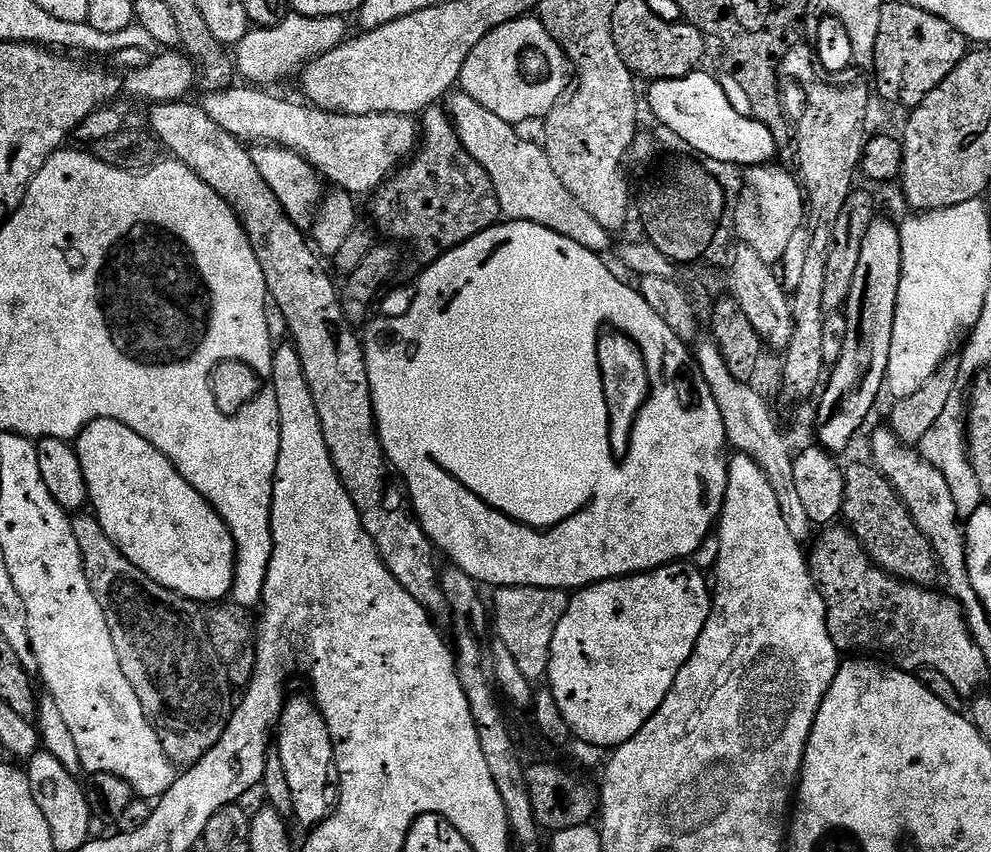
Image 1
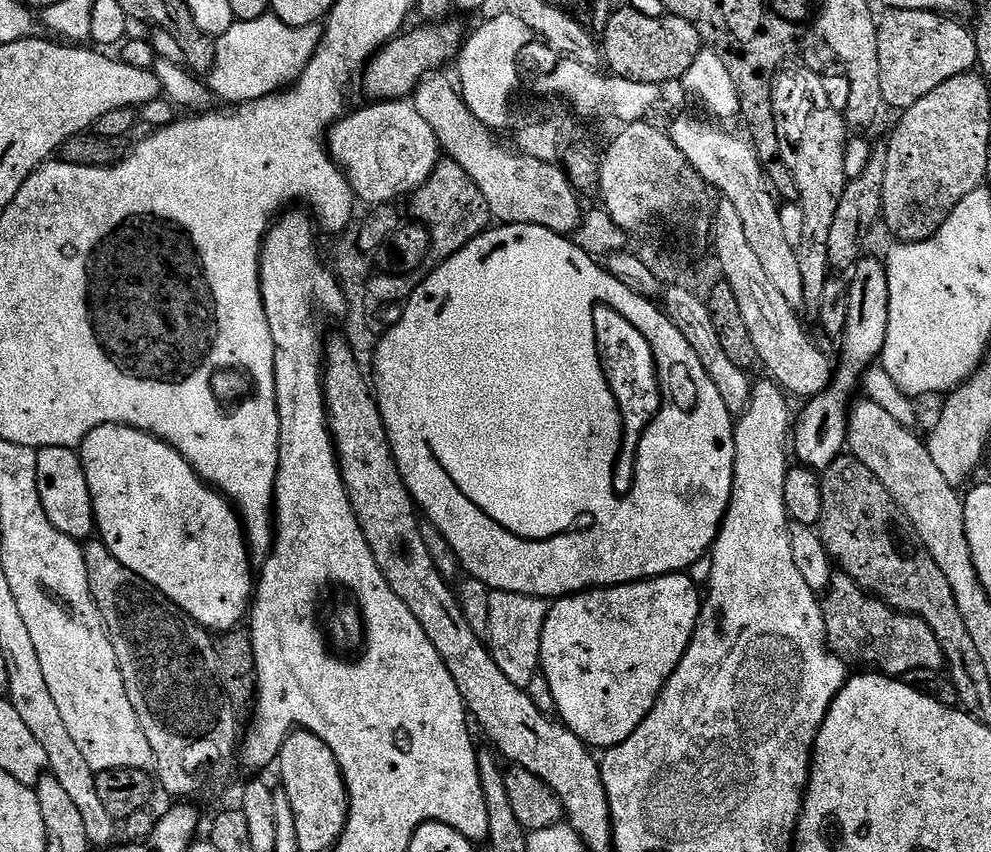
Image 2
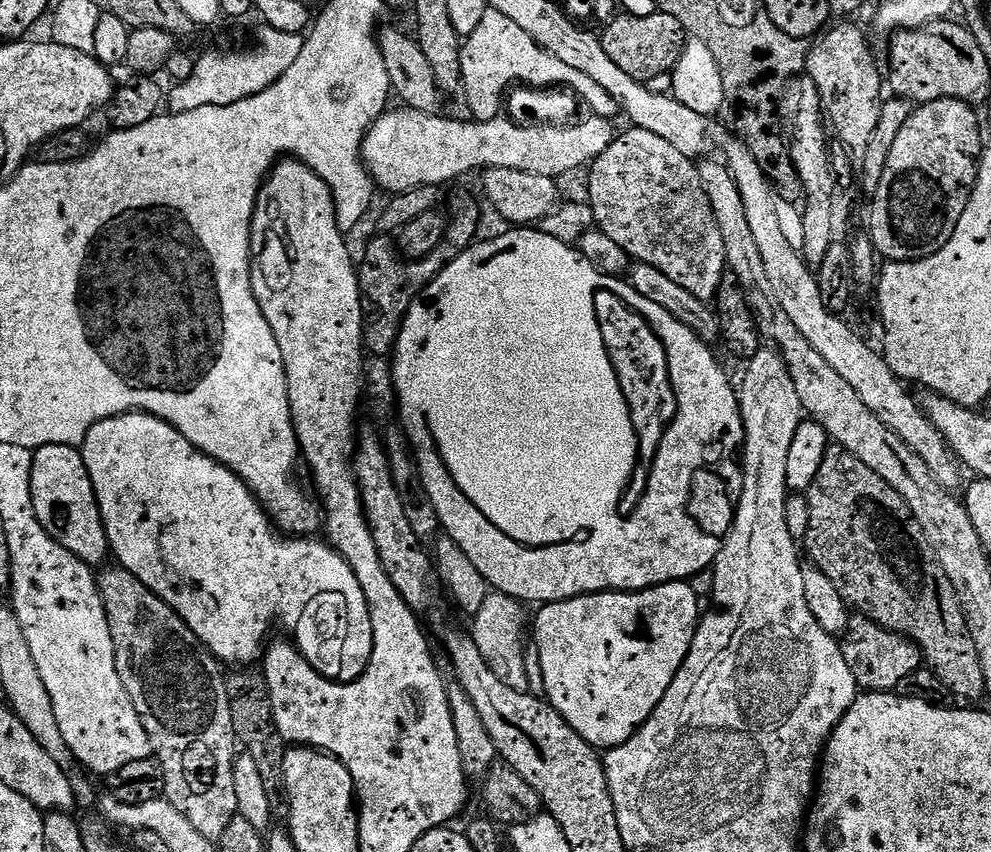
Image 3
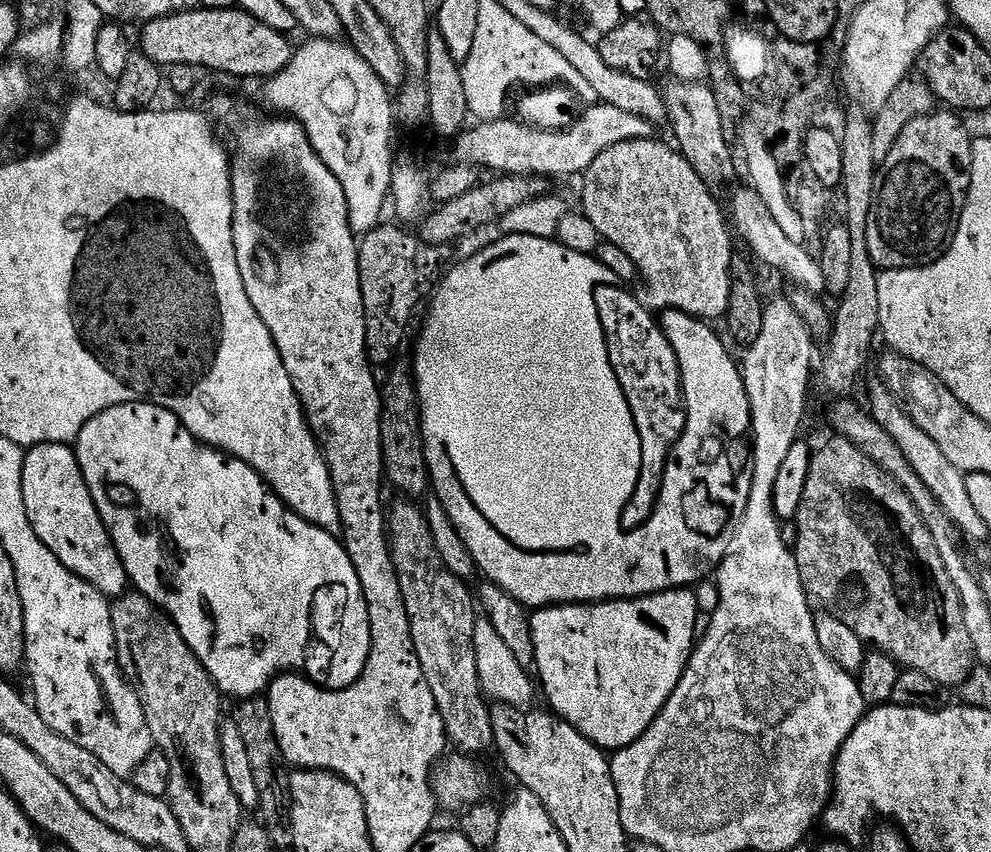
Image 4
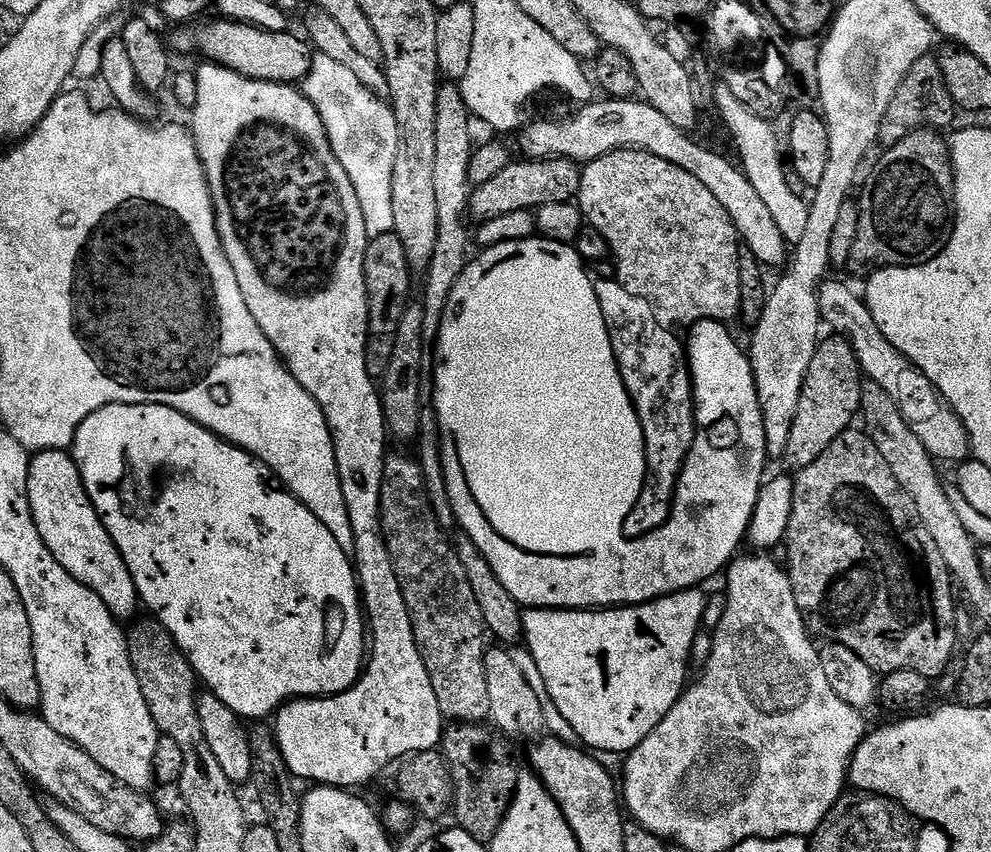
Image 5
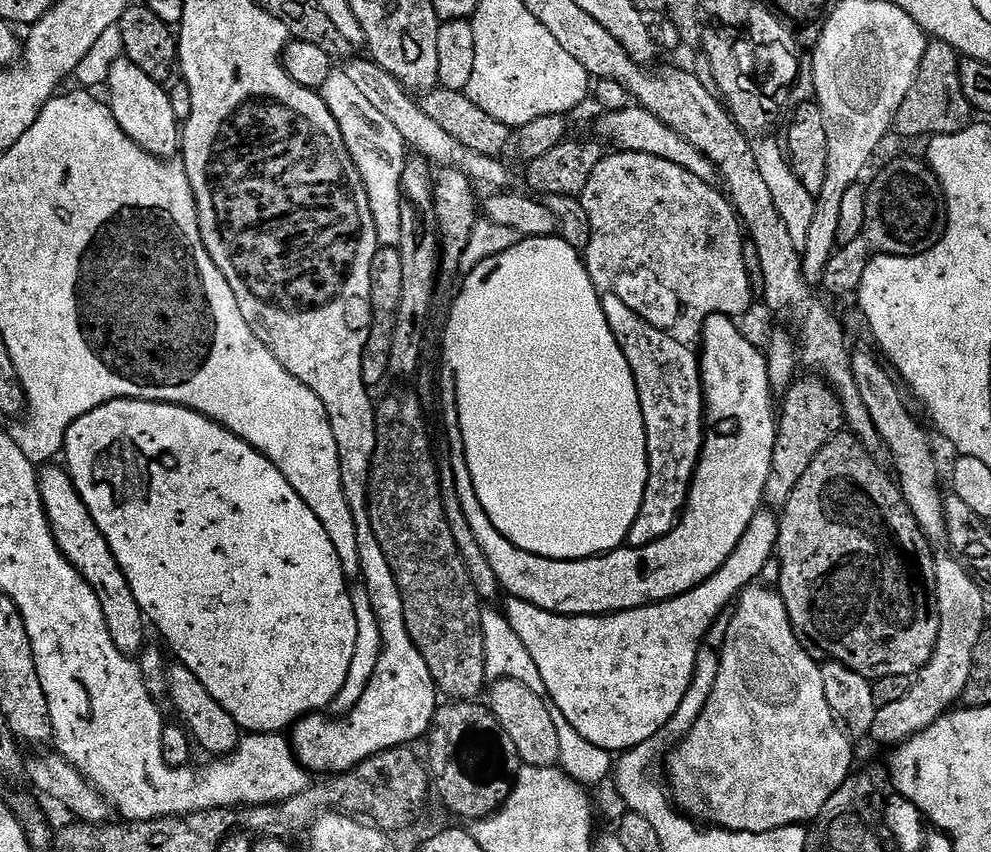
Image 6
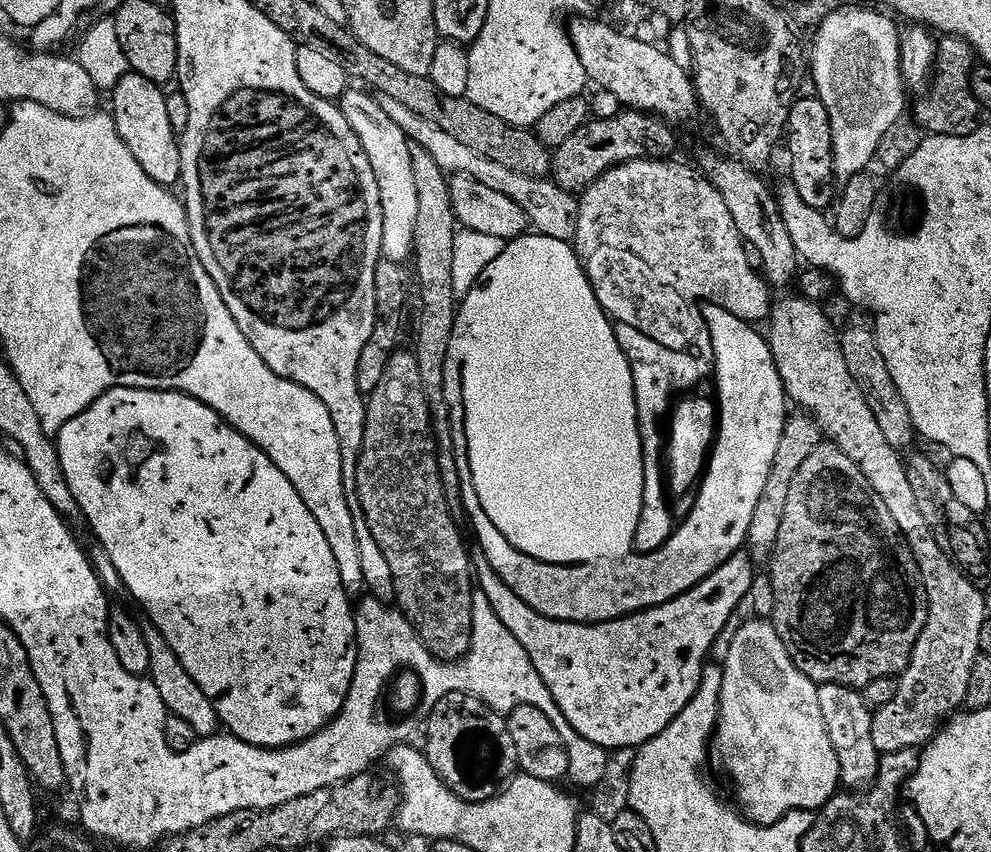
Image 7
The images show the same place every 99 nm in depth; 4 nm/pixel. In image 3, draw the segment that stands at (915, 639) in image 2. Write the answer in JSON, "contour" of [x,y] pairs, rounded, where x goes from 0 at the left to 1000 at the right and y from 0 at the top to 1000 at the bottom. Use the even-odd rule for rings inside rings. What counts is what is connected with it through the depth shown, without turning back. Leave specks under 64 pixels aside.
{"contour":[[[867,721],[857,727],[856,738],[850,743],[848,762],[854,772],[854,782],[858,782],[858,791],[862,791],[865,809],[872,812],[899,812],[907,809],[910,796],[922,791],[930,782],[928,759],[922,752],[894,739],[889,732]]]}

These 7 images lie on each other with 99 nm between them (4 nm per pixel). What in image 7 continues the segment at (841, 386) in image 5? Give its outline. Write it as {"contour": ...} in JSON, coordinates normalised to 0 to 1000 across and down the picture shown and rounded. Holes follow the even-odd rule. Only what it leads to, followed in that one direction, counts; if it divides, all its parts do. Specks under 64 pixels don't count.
{"contour":[[[814,486],[796,487],[789,505],[789,519],[785,519],[785,533],[781,533],[781,547],[777,547],[777,561],[773,561],[773,572],[769,574],[769,585],[765,585],[765,599],[761,599],[761,609],[757,612],[757,622],[753,635],[754,647],[760,658],[778,658],[779,647],[785,636],[785,621],[789,619],[789,607],[793,600],[793,589],[797,581],[797,570],[801,567],[801,556],[809,552],[809,546],[829,519],[827,499]]]}

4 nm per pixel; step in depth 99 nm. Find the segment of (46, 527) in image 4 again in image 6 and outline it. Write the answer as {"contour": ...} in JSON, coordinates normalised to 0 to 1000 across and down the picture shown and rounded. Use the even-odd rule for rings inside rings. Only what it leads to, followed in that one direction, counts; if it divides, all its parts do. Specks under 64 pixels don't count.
{"contour":[[[57,542],[49,543],[39,550],[38,562],[44,602],[62,650],[69,656],[71,664],[75,664],[75,669],[79,669],[91,692],[99,697],[99,707],[103,707],[103,721],[107,725],[107,739],[111,739],[115,758],[119,758],[124,770],[140,771],[147,759],[147,724],[139,711],[139,702],[135,702],[135,692],[131,692],[131,683],[127,683],[127,674],[123,674],[107,631],[99,622],[91,599],[87,599],[87,589],[83,589],[68,548]]]}

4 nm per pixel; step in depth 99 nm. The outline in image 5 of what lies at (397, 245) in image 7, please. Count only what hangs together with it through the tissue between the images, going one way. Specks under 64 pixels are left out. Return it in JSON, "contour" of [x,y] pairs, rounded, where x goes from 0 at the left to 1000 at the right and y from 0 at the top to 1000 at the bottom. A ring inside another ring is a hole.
{"contour":[[[316,65],[311,90],[305,95],[305,107],[321,129],[325,143],[329,148],[329,157],[333,162],[333,171],[353,204],[353,214],[357,214],[357,223],[361,223],[361,237],[365,237],[365,256],[369,256],[369,275],[377,277],[394,277],[398,273],[398,185],[402,185],[402,143],[400,133],[384,114],[378,113],[349,77],[333,68]]]}

